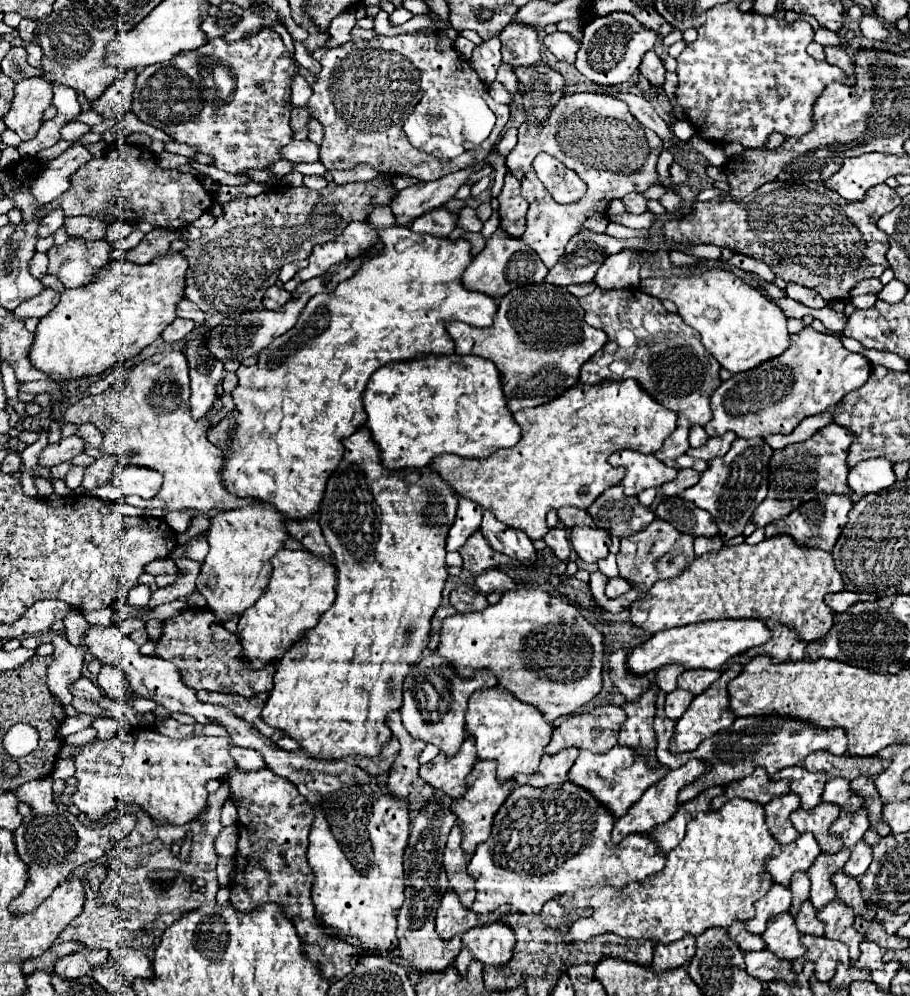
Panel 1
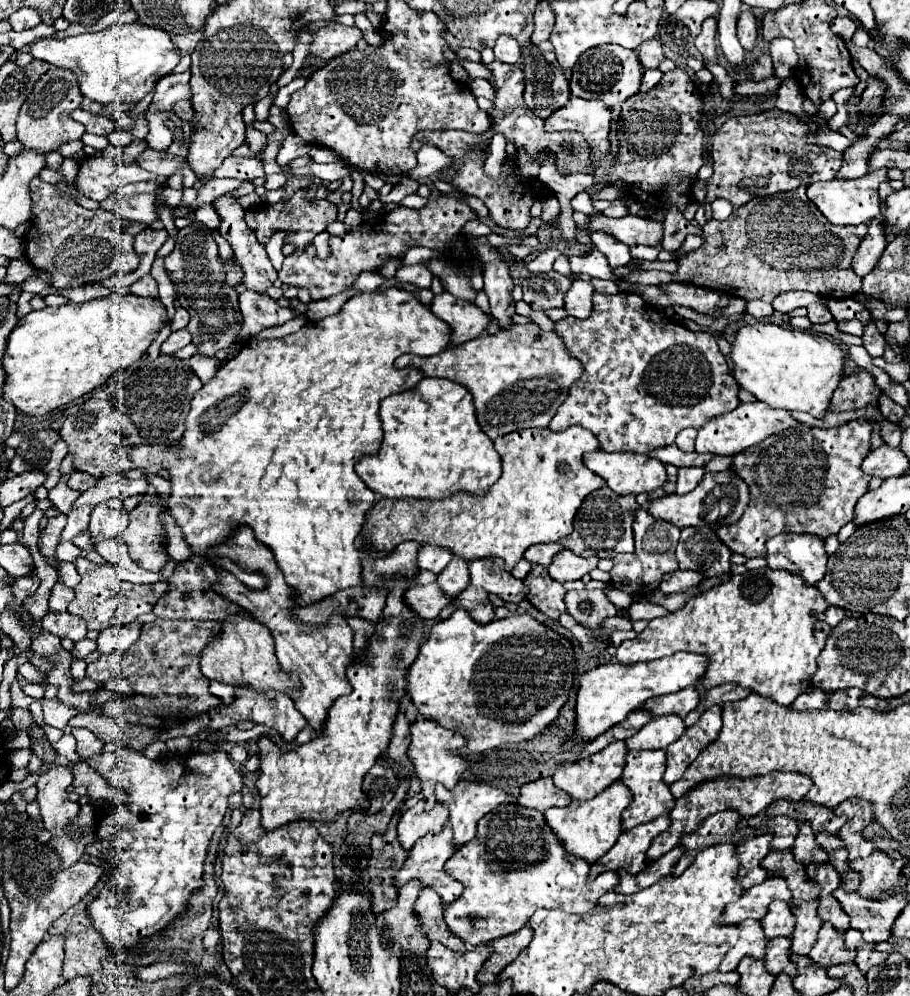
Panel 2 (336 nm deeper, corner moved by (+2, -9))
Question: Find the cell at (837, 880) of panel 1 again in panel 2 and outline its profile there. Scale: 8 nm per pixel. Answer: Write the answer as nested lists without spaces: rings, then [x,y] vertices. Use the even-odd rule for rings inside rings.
[[[822,925],[818,933],[818,941],[808,953],[808,957],[824,969],[840,963],[852,963],[854,955],[856,955],[854,951],[844,949],[844,935],[836,933],[832,925]]]

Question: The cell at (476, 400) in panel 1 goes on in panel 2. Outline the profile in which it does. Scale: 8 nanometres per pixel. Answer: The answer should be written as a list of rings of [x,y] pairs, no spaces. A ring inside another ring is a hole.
[[[422,379],[414,389],[380,403],[384,439],[376,455],[356,465],[358,477],[386,499],[446,499],[458,493],[486,495],[502,473],[502,461],[492,441],[478,427],[472,397],[462,385]]]

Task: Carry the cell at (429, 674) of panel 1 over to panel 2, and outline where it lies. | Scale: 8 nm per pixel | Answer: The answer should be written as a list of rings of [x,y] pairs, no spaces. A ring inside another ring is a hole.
[[[424,719],[412,723],[410,733],[412,733],[412,743],[408,747],[408,757],[414,763],[414,775],[422,783],[420,793],[424,795],[424,801],[428,803],[426,809],[432,809],[436,805],[434,787],[442,783],[446,789],[452,789],[460,781],[462,771],[466,769],[466,761],[460,755],[456,755],[456,749],[464,745],[464,739],[458,733],[452,733],[450,729],[444,729],[436,725],[434,721],[424,721]]]

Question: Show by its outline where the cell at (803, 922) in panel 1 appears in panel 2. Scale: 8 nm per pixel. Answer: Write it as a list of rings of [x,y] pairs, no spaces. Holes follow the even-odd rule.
[[[778,937],[776,941],[770,941],[766,947],[766,955],[764,955],[764,963],[766,963],[766,971],[772,975],[788,975],[792,979],[796,977],[796,965],[790,961],[788,957],[788,941],[784,937]]]

